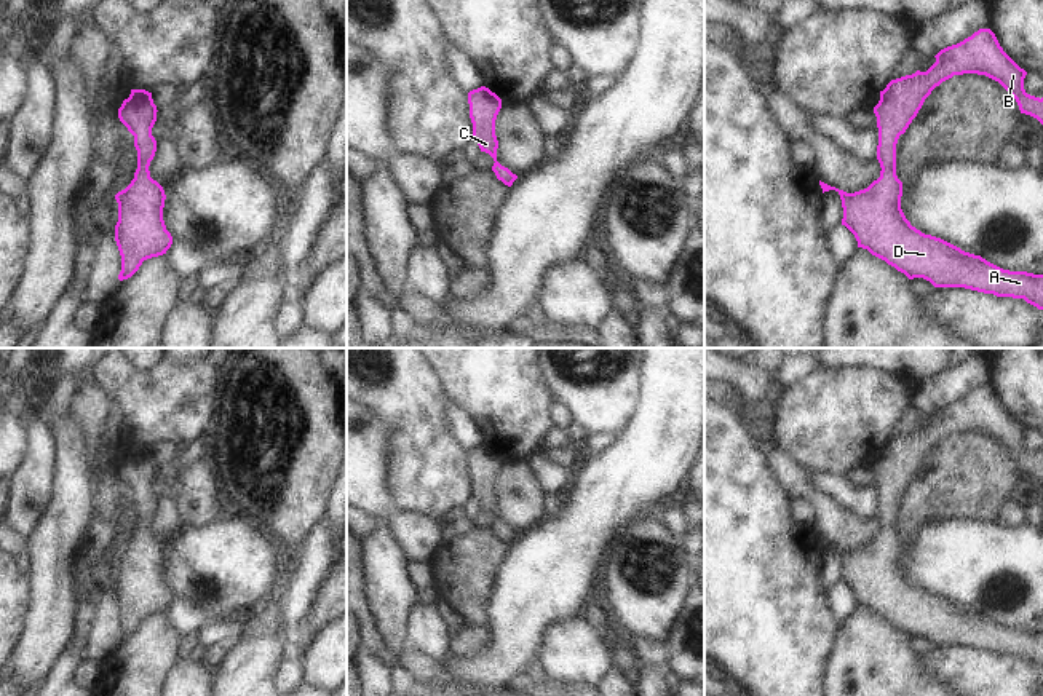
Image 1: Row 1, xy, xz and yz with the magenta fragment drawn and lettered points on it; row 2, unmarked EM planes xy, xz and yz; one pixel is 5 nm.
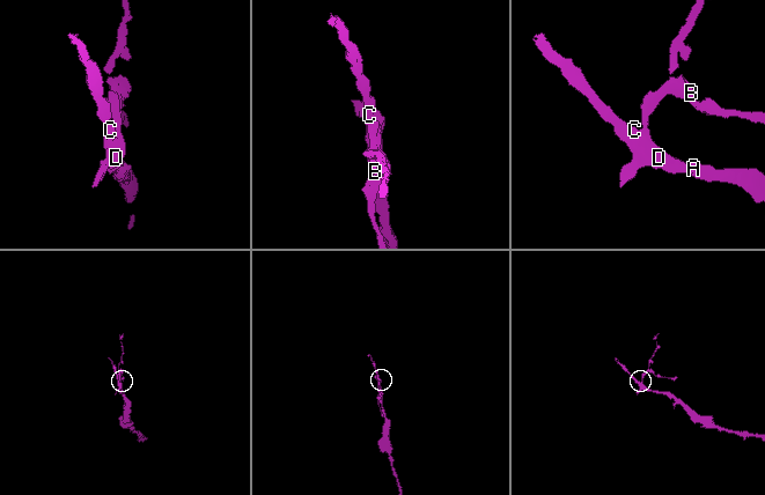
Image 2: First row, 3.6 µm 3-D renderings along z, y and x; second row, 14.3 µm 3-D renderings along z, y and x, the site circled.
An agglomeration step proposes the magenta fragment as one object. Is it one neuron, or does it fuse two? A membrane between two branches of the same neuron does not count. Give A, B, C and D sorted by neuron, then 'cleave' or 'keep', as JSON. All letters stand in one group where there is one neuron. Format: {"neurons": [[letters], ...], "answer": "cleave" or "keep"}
{"neurons": [["A", "B", "C", "D"]], "answer": "keep"}

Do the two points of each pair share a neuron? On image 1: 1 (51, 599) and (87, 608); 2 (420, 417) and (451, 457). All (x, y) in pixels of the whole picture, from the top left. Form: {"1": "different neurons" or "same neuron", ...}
{"1": "different neurons", "2": "same neuron"}

